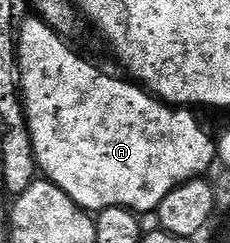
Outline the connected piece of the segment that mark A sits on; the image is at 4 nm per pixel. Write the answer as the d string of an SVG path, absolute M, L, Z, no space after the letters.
M36 16L16 30L18 84L26 109L39 171L58 185L81 210L128 208L139 215L158 205L180 184L203 177L214 162L214 142L190 108L171 106L125 77L113 78L70 47L71 43Z

